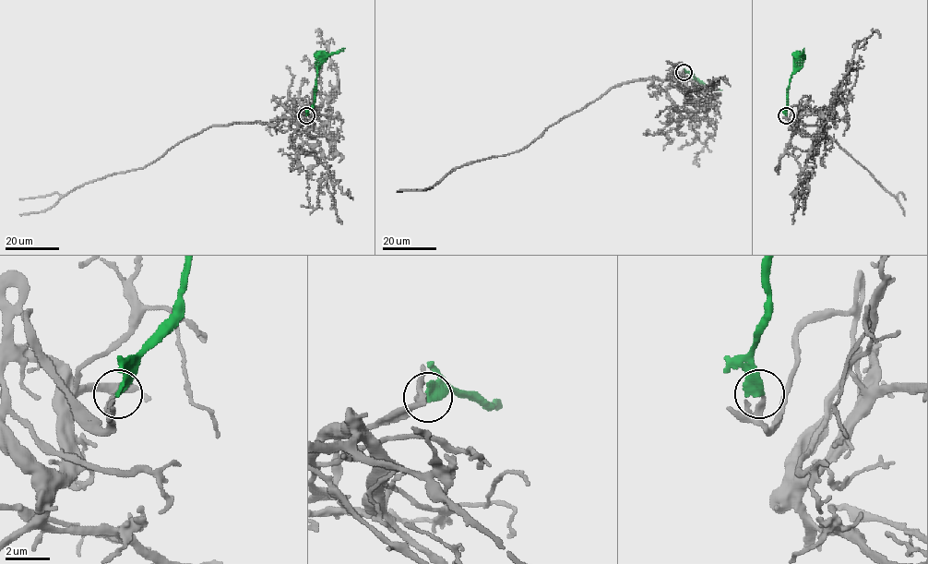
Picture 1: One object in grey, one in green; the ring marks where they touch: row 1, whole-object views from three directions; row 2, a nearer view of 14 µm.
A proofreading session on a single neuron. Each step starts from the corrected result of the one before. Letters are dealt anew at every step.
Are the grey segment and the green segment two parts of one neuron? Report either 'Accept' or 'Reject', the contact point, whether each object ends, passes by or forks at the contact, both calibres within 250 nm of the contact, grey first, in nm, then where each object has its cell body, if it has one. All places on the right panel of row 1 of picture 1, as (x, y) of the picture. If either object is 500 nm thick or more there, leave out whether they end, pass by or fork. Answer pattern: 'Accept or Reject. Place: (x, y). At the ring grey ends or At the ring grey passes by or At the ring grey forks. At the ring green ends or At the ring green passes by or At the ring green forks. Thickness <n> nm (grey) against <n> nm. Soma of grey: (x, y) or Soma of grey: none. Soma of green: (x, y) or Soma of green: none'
Accept. Place: (786, 115). At the ring grey ends. At the ring green ends. Thickness 240 nm (grey) against 320 nm. Soma of grey: none. Soma of green: (800, 57)

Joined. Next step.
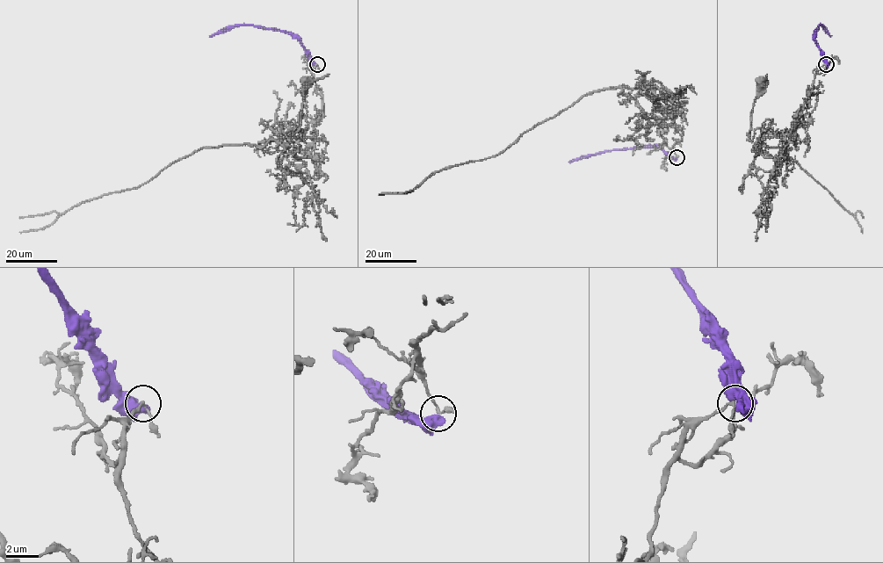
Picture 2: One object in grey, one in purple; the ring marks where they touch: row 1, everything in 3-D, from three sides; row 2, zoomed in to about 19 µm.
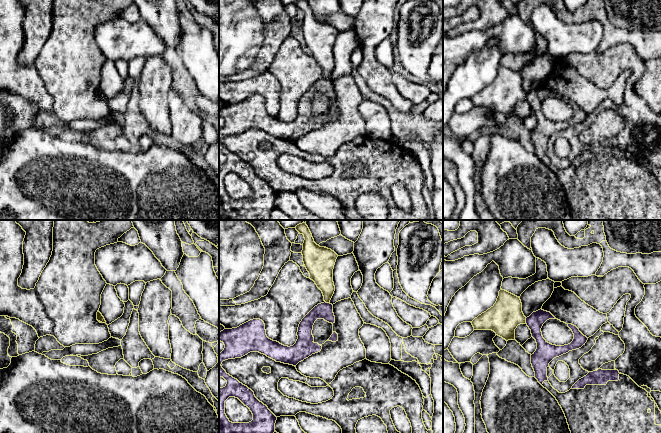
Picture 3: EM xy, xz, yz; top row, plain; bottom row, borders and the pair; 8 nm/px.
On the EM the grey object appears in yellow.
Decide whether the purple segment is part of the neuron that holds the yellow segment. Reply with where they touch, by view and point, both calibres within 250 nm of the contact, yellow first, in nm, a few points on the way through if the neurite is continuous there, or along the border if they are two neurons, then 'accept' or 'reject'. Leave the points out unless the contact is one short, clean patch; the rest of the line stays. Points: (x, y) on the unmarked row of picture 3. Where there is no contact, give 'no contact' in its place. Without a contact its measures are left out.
meets yellow in xz at (327, 78); 190 nm thick on the yellow side, 130 nm on the other; border along xz (325, 77), (329, 79); reject

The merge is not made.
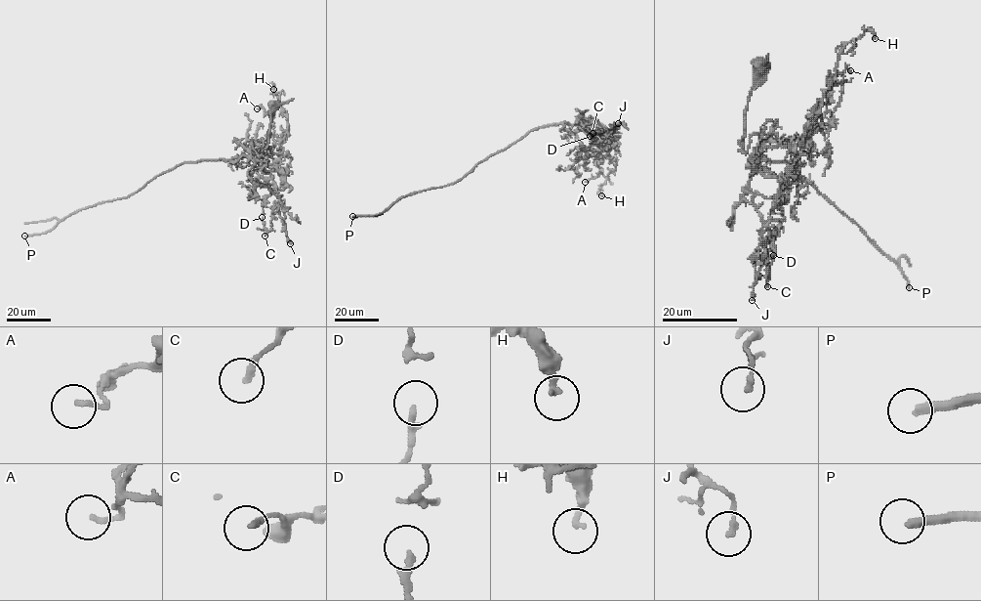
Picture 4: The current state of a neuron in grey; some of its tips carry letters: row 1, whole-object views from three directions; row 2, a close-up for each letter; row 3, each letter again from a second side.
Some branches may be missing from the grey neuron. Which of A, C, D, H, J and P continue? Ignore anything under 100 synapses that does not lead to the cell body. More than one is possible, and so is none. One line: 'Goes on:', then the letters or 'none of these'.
Goes on: P

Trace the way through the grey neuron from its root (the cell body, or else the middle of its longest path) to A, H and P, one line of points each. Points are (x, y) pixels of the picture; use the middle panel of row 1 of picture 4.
A: (602, 129), (596, 119), (590, 117), (582, 122), (576, 132), (577, 140), (601, 169), (595, 177), (585, 182)
H: (602, 129), (592, 117), (582, 122), (579, 128), (597, 140), (617, 163), (599, 190), (601, 195)
P: (602, 129), (592, 117), (580, 128), (566, 122), (535, 128), (454, 183), (404, 195), (375, 215), (352, 216)

